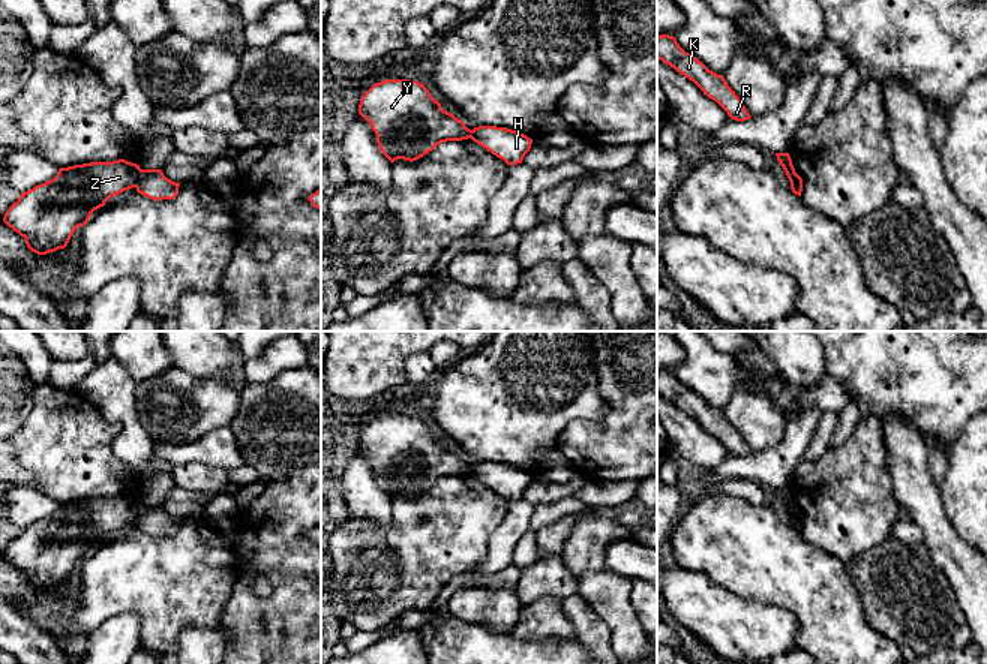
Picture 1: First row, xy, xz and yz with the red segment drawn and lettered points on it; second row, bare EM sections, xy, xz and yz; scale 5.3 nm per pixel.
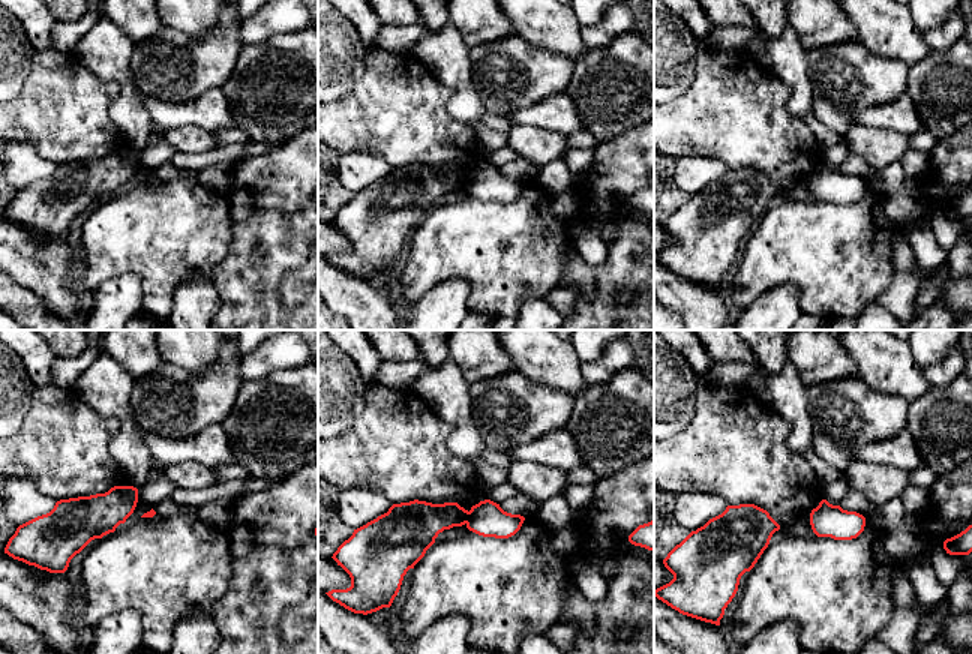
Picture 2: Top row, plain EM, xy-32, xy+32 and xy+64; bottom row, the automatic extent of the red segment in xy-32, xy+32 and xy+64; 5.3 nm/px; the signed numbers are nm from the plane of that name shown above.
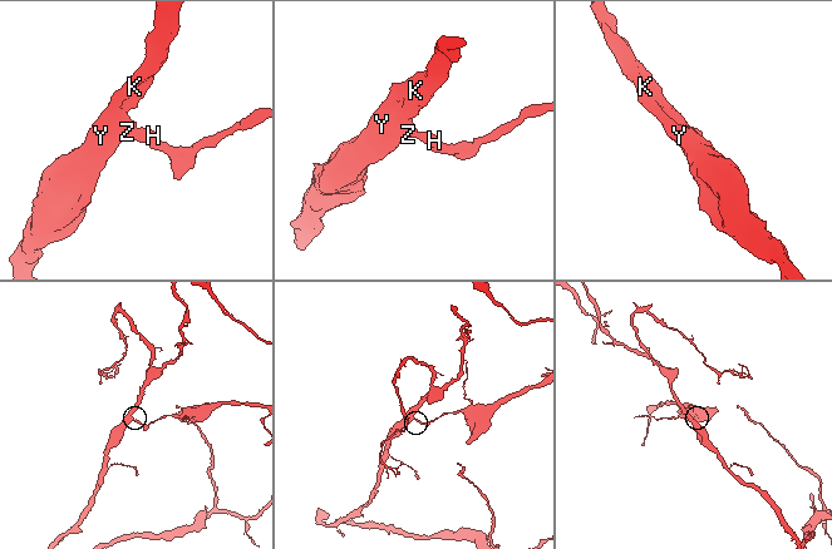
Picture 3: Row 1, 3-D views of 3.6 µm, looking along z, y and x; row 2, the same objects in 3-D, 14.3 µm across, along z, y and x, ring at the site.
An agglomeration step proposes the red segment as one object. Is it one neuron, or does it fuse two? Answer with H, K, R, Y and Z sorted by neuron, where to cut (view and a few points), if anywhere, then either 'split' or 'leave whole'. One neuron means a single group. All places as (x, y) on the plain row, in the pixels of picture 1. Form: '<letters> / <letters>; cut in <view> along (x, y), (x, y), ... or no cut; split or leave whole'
H / K R Y Z; cut in xy along (140, 504), (134, 522); split

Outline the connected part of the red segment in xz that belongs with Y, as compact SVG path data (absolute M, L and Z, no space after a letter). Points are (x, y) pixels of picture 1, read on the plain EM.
M386 415L375 418L360 435L358 450L370 459L376 480L393 499L398 495L414 498L438 480L471 474L472 466L453 450L444 447L424 420L410 415Z

